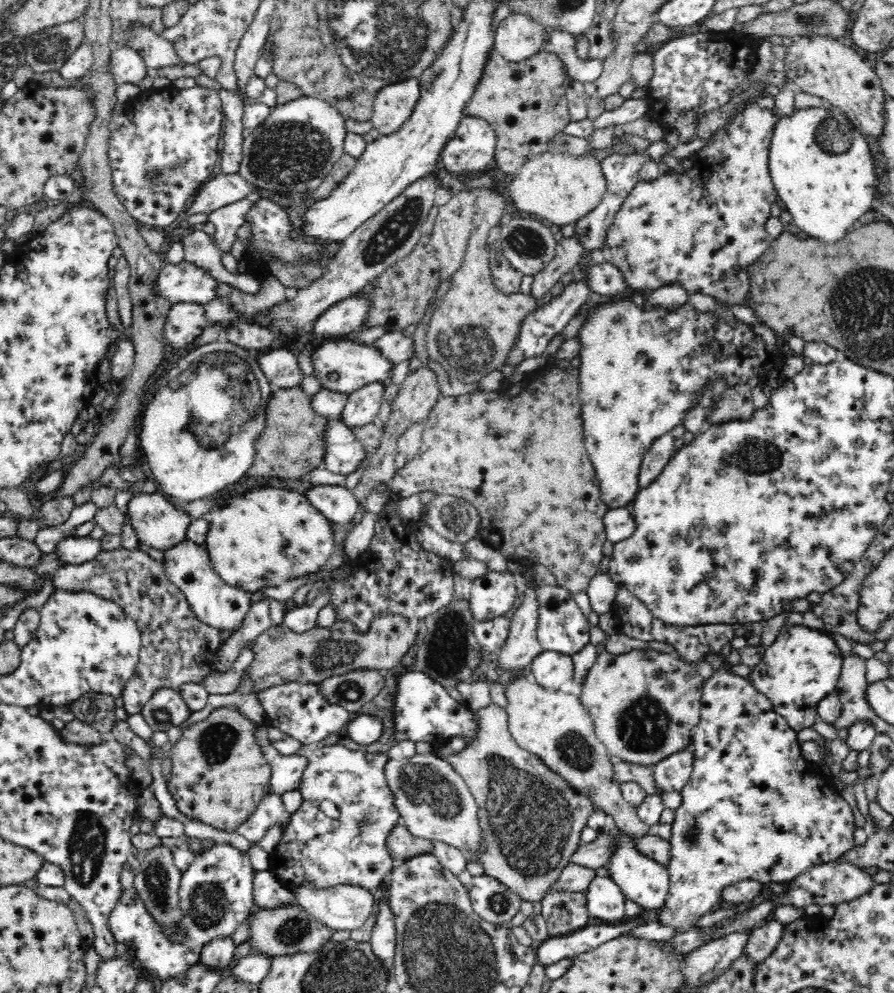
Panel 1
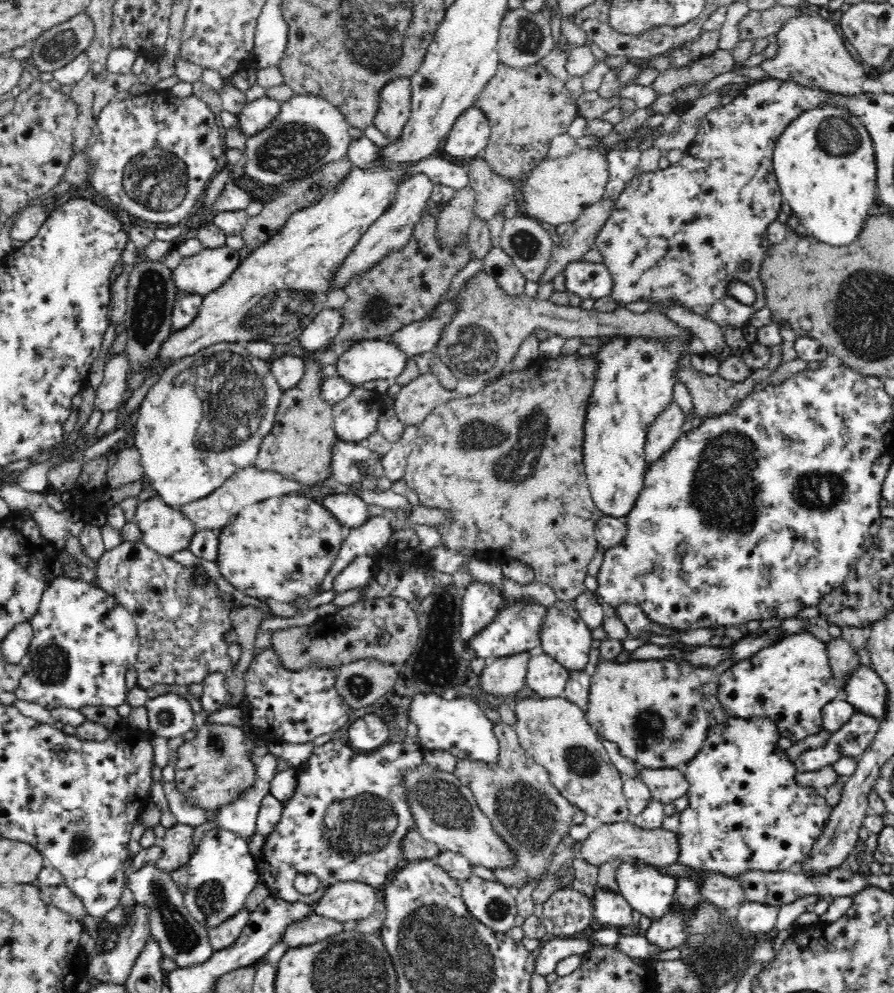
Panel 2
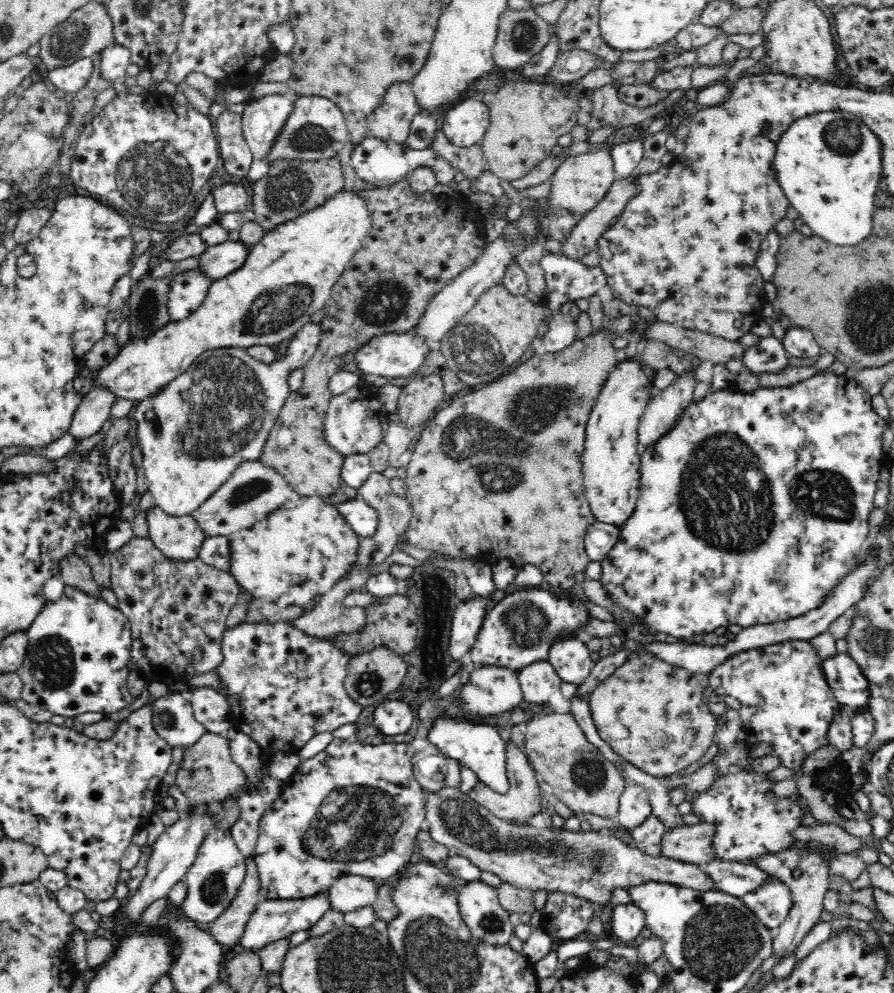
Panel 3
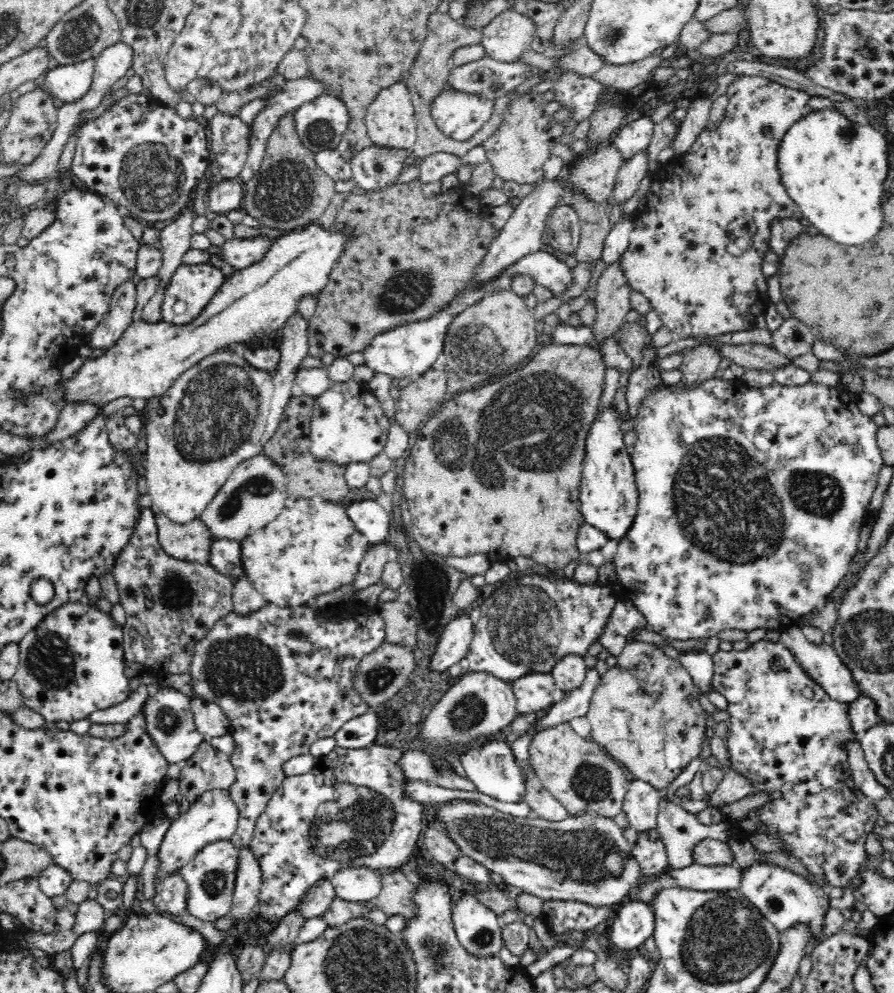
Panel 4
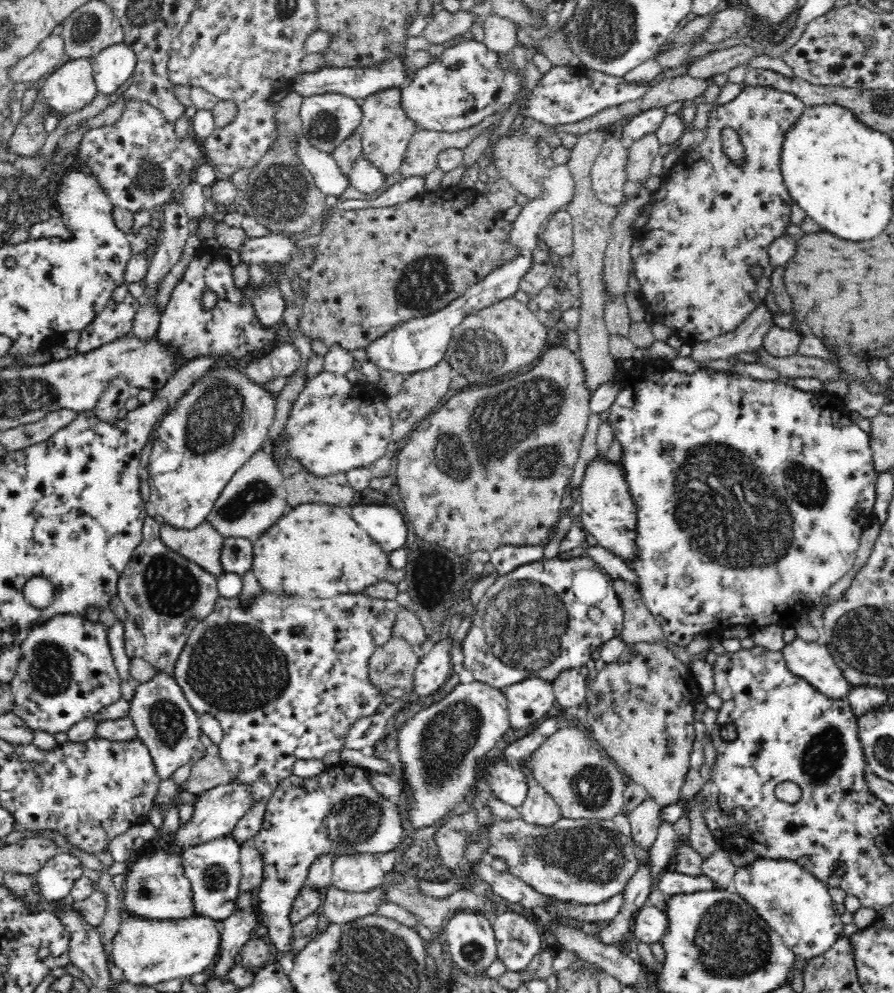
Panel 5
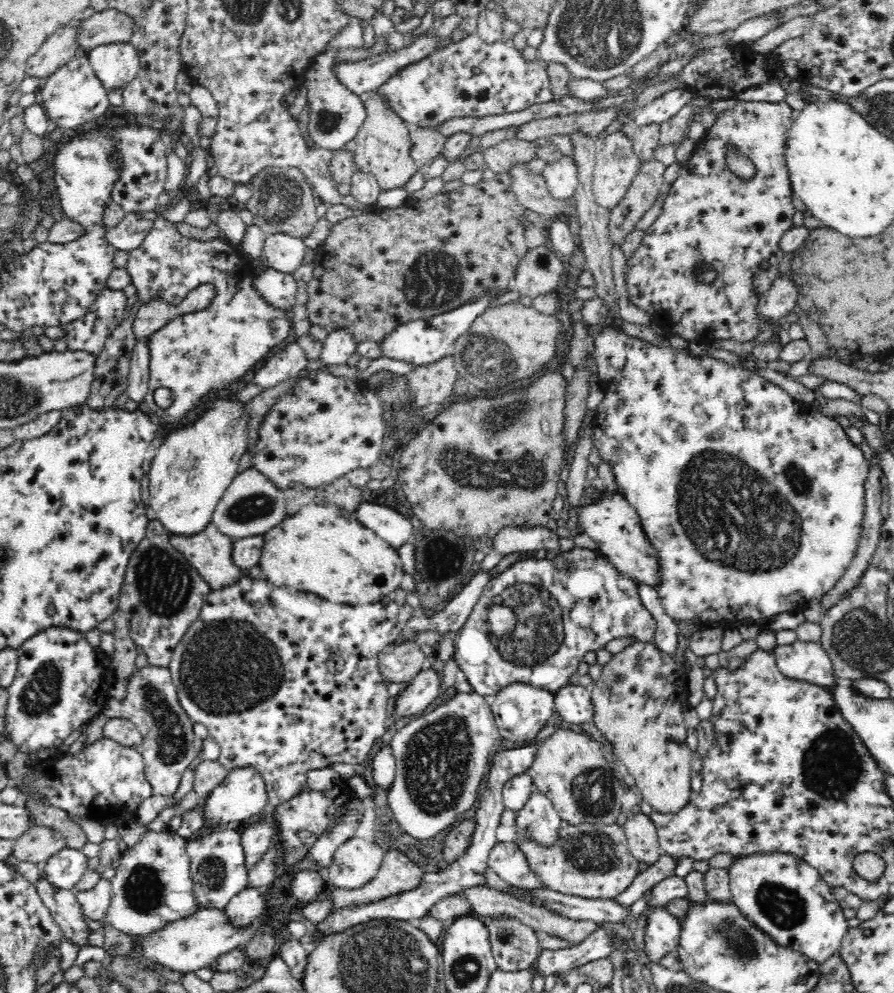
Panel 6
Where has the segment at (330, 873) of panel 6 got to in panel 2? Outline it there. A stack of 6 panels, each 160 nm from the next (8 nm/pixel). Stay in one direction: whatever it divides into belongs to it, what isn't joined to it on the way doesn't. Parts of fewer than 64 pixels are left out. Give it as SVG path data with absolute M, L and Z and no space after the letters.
M347 881L334 884L313 903L313 912L338 922L362 920L377 907L375 890L362 882Z

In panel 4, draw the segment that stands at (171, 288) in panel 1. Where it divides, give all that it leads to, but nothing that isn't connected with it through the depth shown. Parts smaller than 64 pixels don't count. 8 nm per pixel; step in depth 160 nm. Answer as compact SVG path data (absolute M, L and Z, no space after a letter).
M266 235L254 236L250 239L231 239L222 245L222 254L225 261L235 270L242 270L251 264L257 263L266 256L273 245L274 239Z

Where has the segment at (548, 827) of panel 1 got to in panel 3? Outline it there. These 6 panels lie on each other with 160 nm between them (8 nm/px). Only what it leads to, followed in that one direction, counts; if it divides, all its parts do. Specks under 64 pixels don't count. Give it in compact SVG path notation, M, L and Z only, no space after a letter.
M509 743L506 745L507 756L507 773L510 781L510 788L506 794L498 794L484 783L476 783L470 790L470 798L473 798L478 804L486 807L486 809L500 819L508 819L514 823L524 823L528 825L533 816L541 814L542 796L540 795L540 786L538 785L538 776L534 767L530 764L527 754L516 747L516 744Z

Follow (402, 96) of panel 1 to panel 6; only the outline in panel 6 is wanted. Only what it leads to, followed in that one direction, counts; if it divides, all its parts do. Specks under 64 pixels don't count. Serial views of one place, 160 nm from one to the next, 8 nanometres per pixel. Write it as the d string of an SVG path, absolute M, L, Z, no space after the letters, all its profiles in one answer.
M375 95L363 103L366 107L366 118L360 125L357 136L348 146L354 163L358 170L374 175L383 190L404 189L412 176L420 171L410 154L411 139L407 123L386 105L380 95Z

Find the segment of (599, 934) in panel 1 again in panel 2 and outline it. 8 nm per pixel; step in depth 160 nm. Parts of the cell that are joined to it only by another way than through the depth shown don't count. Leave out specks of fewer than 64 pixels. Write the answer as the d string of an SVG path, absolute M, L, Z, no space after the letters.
M547 937L538 950L535 958L536 973L542 976L548 976L556 970L561 960L572 955L582 955L593 948L593 942L590 939L553 938Z

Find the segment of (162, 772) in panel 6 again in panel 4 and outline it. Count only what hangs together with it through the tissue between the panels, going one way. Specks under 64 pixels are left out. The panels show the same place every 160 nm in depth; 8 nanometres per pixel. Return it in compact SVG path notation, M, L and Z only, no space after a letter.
M165 686L148 687L146 692L140 712L144 719L144 729L168 764L184 764L203 741L207 740L207 737L195 725L191 711L191 699L192 697L189 695Z

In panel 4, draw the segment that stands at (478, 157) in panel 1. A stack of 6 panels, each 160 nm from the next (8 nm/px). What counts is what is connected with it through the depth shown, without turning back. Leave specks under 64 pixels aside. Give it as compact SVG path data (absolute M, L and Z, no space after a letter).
M444 82L440 94L430 102L430 115L437 128L449 138L466 141L490 120L494 100L484 95L470 95Z

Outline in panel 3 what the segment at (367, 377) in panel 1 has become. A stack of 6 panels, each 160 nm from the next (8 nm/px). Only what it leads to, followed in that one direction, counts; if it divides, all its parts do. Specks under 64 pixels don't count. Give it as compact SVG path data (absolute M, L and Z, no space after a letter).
M412 331L404 333L389 333L375 336L367 344L364 344L356 354L350 357L358 363L360 373L372 374L388 378L409 377L416 374L419 368L424 364L426 356L431 352L433 346L424 341L422 336L416 335Z

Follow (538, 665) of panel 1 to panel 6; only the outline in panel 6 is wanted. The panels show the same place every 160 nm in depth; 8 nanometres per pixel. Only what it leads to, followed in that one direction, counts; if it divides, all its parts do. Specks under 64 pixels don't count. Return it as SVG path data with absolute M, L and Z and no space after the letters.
M515 682L499 690L490 699L490 709L492 709L500 739L504 738L504 740L525 745L525 742L534 741L540 730L553 718L555 714L555 695L549 690Z

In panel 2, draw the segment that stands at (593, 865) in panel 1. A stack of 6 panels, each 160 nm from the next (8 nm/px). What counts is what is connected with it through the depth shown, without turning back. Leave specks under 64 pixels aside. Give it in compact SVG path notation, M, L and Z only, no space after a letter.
M631 820L620 823L604 823L590 833L587 840L582 842L580 854L587 863L597 867L611 861L628 861L630 859L638 859L654 867L669 866L678 862L678 858L680 858L678 836L680 833L671 832L665 828L654 831L644 830L635 826Z

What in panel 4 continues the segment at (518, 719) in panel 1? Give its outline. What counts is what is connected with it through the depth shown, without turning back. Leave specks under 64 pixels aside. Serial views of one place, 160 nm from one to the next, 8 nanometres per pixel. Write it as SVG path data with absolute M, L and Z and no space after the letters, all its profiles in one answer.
M568 722L534 734L529 759L543 788L562 803L568 815L583 812L612 819L623 812L628 772L599 743L578 736Z

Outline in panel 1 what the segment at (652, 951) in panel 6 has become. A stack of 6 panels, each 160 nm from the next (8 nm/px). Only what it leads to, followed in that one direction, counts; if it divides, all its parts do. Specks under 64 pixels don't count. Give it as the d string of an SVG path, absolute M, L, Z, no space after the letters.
M596 876L585 894L587 911L592 918L599 918L604 924L611 924L616 920L624 921L626 918L625 897L610 877Z

